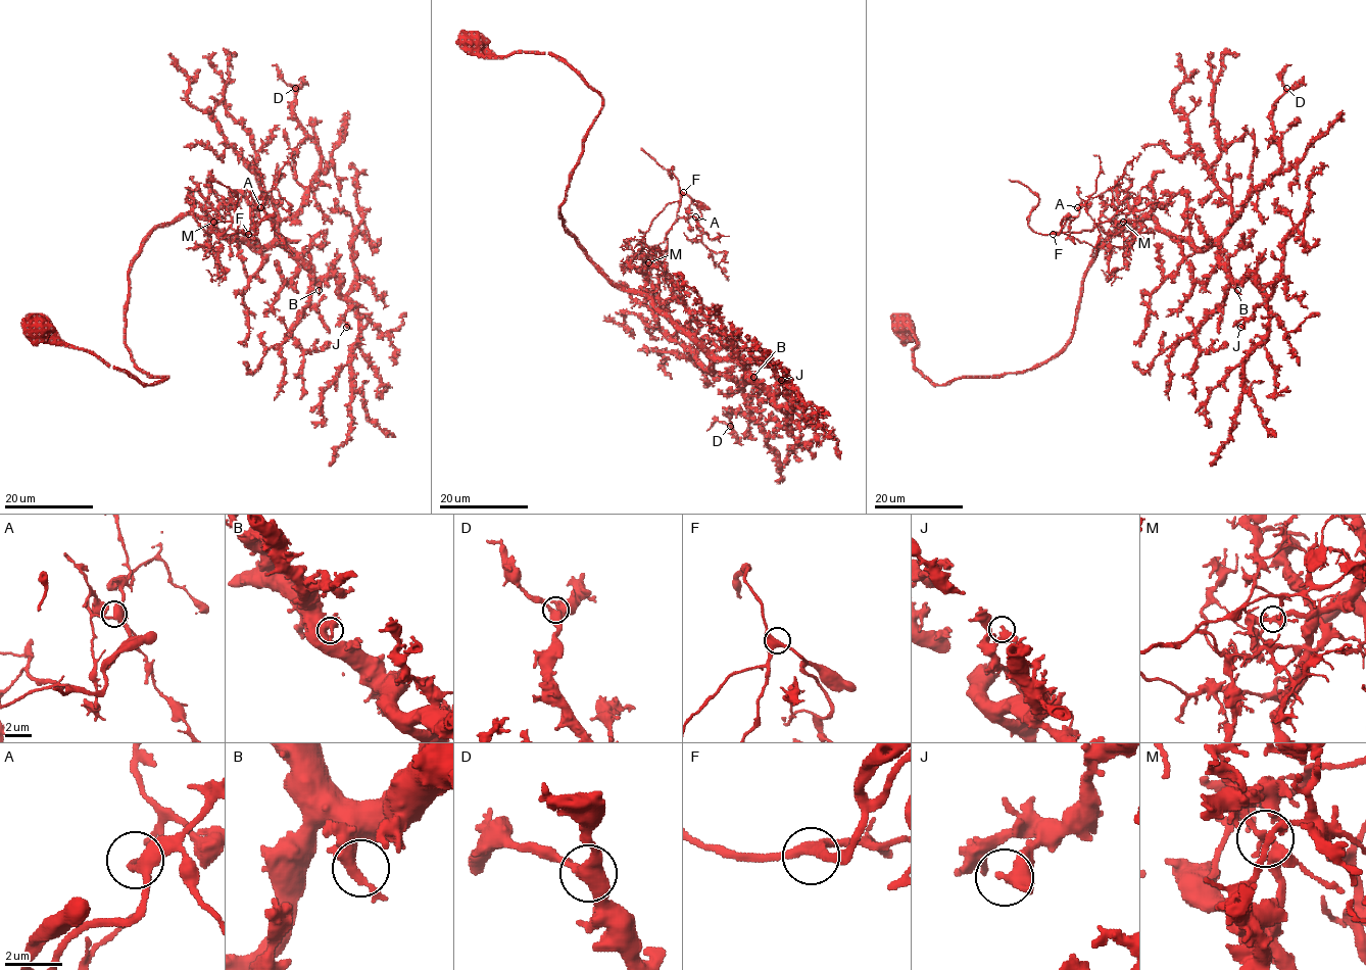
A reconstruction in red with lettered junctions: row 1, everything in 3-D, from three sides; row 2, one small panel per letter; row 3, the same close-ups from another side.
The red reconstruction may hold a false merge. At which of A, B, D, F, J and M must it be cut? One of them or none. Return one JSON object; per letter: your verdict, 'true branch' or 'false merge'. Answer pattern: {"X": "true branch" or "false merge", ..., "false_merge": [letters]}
{"A": "true branch", "B": "true branch", "D": "true branch", "F": "true branch", "J": "true branch", "M": "false merge", "false_merge": ["M"]}

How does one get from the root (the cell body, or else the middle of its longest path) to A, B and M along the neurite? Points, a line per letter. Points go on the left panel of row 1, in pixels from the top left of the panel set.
A: (37, 330), (159, 383), (166, 378), (142, 371), (126, 344), (141, 243), (187, 215), (255, 234), (260, 207)
B: (37, 330), (143, 383), (165, 379), (126, 344), (128, 271), (154, 230), (187, 215), (281, 245), (319, 290)
M: (37, 330), (159, 383), (166, 378), (142, 371), (126, 344), (128, 271), (158, 228), (213, 222)

